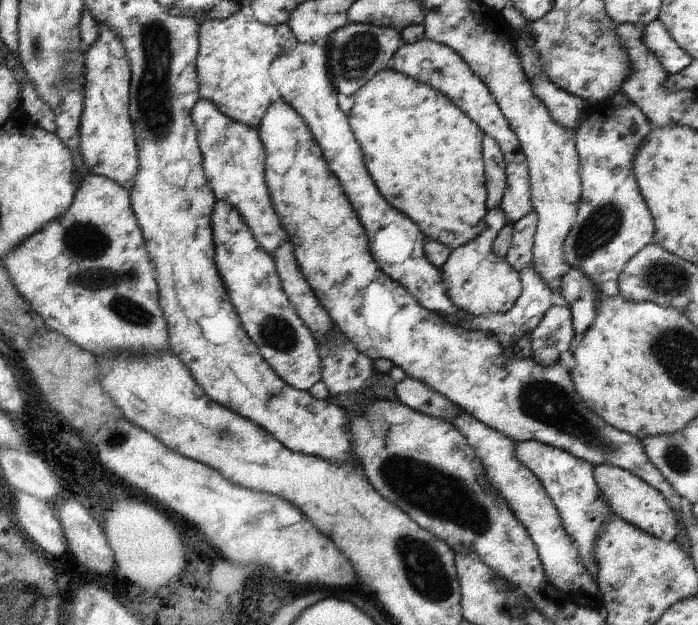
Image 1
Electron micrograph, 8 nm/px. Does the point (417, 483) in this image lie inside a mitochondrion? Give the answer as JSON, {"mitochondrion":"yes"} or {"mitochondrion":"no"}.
{"mitochondrion":"yes"}

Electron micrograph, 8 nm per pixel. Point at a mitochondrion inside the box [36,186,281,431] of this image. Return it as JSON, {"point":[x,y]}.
{"point":[87,243]}

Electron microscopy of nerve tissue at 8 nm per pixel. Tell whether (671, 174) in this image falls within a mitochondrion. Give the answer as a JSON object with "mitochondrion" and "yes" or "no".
{"mitochondrion":"no"}

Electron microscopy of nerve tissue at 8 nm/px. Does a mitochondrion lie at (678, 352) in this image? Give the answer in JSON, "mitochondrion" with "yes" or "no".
{"mitochondrion":"yes"}

